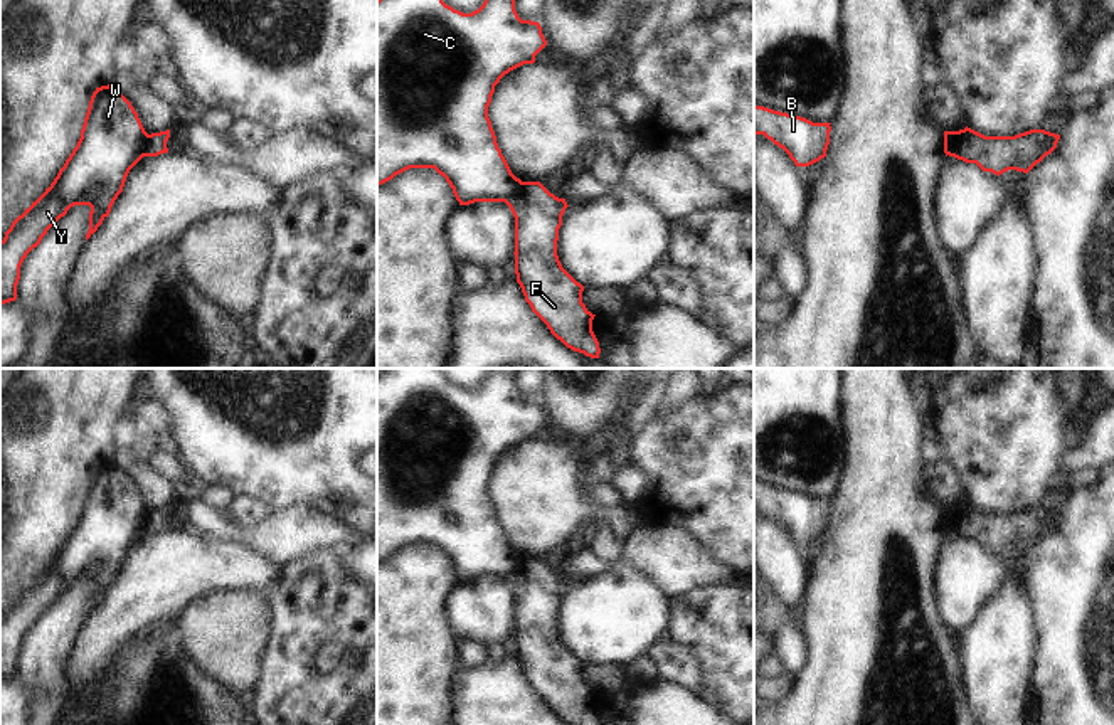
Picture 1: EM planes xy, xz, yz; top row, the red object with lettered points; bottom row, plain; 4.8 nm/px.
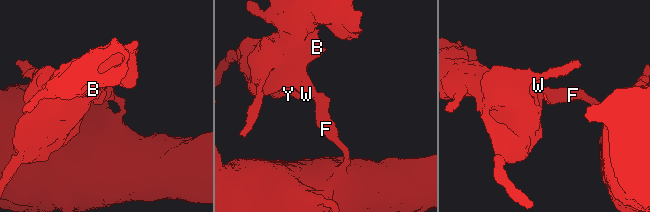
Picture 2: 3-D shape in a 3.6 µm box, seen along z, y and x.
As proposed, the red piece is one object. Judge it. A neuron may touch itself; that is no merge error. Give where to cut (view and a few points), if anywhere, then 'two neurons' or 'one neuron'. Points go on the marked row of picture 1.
cut in xz along (525, 182), (503, 201); two neurons

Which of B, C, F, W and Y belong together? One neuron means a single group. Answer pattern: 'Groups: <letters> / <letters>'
Groups: B C W Y / F

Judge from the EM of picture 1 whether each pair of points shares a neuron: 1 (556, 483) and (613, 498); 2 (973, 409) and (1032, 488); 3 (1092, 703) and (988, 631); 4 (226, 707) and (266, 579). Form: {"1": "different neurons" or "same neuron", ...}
{"1": "different neurons", "2": "same neuron", "3": "different neurons", "4": "different neurons"}

